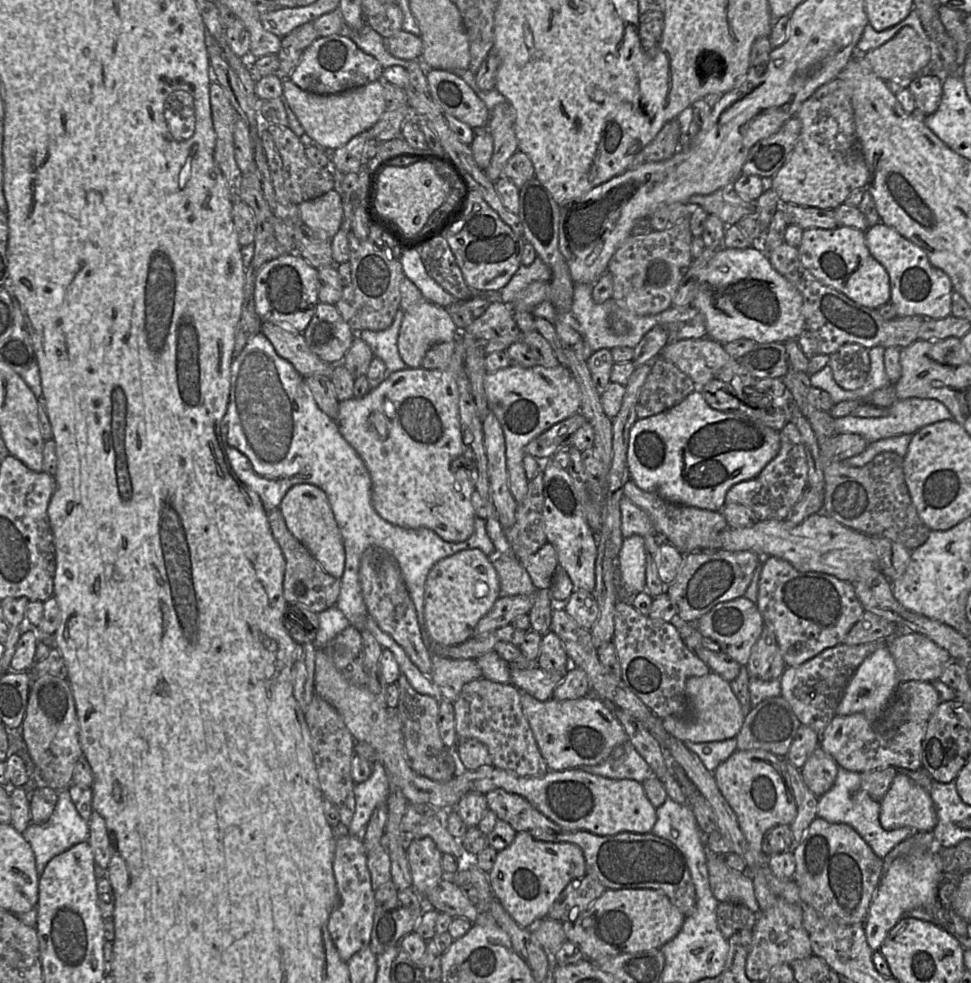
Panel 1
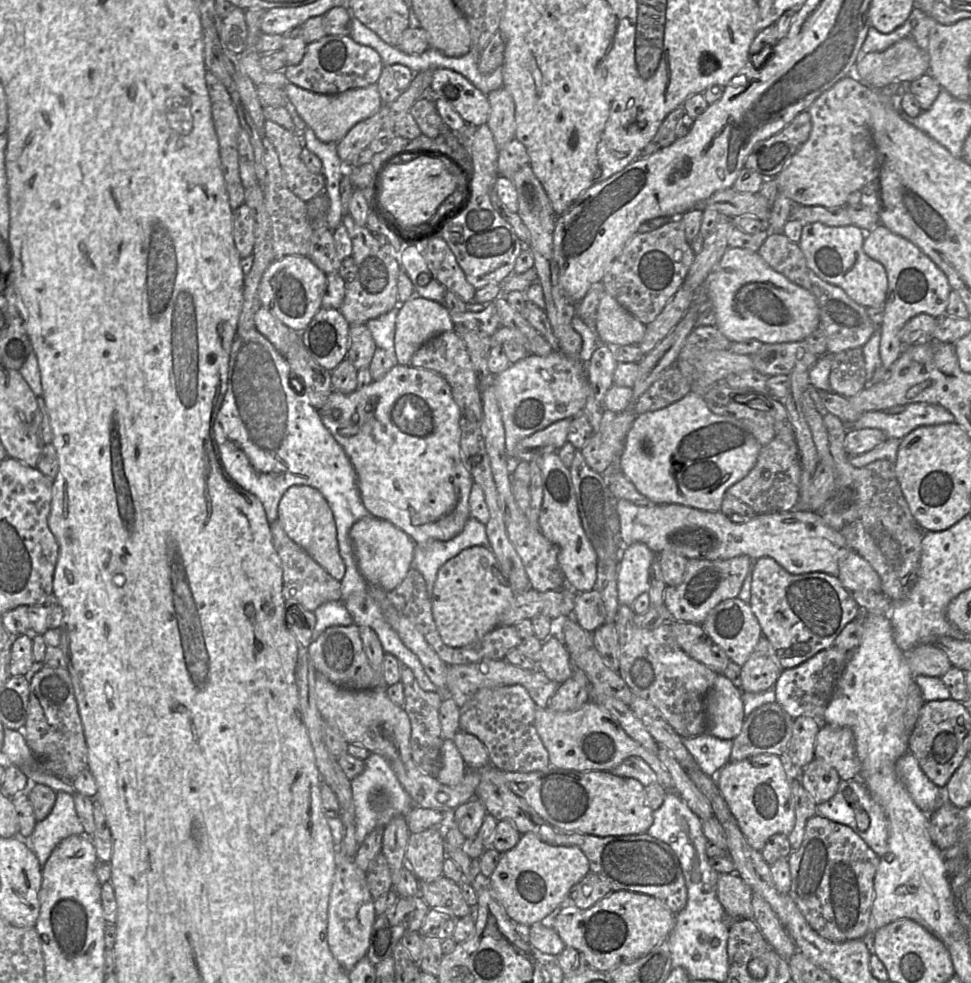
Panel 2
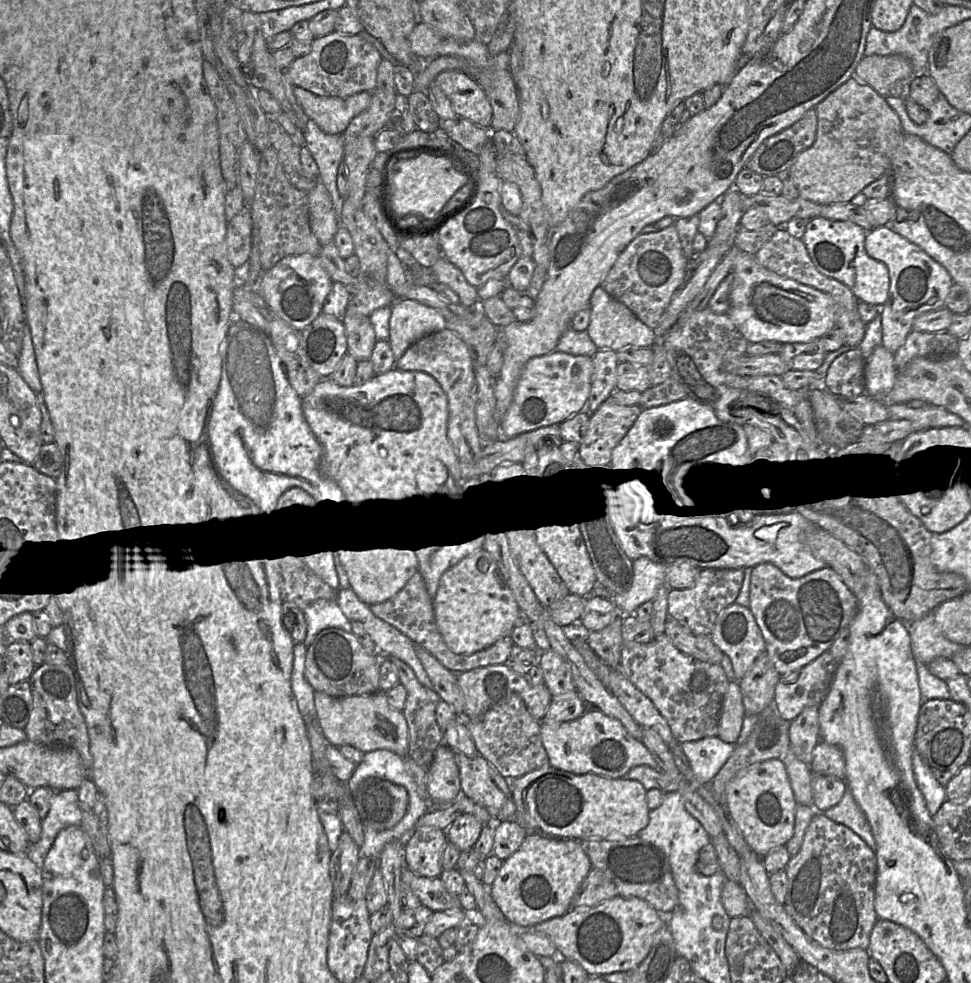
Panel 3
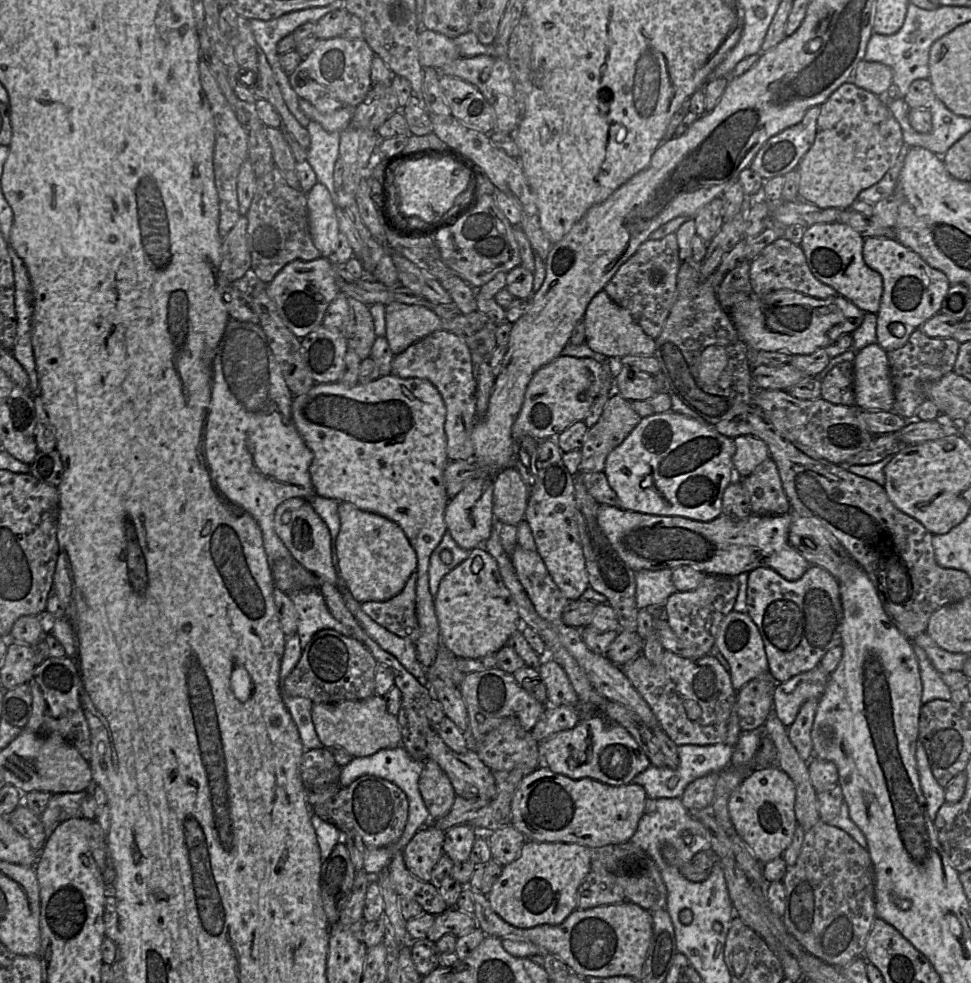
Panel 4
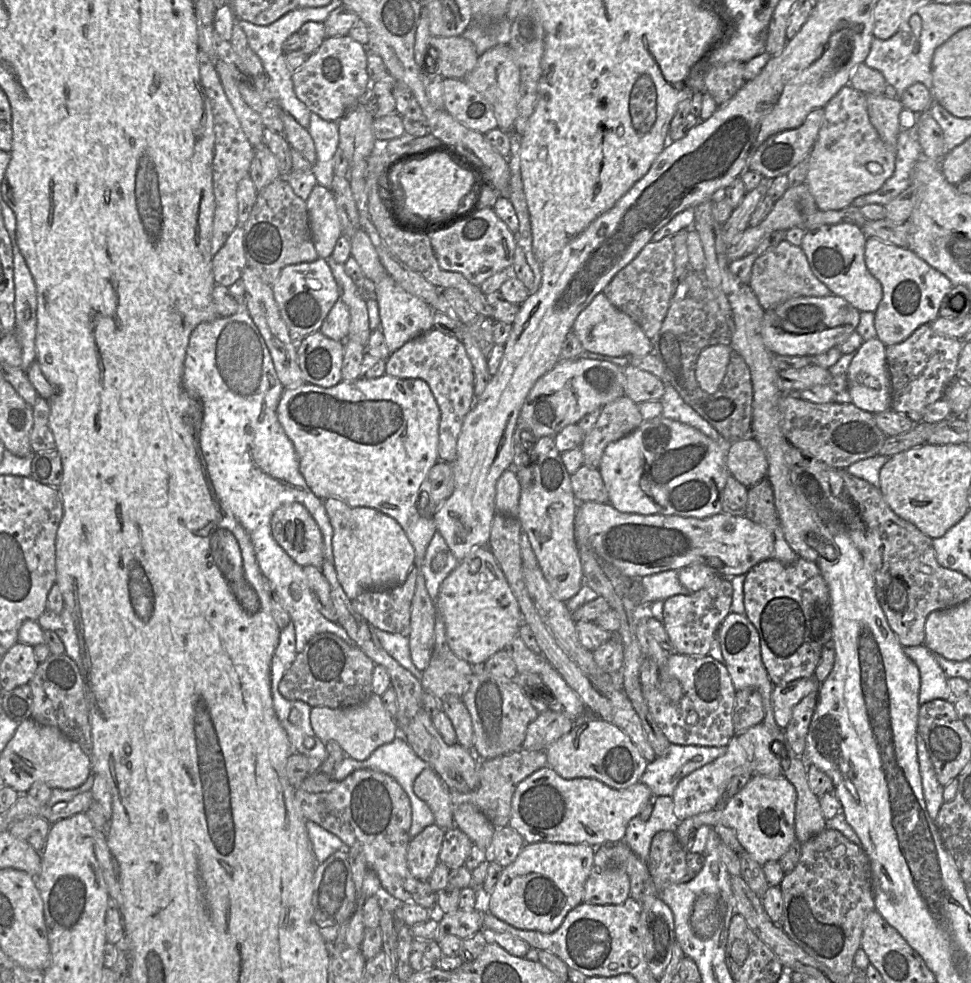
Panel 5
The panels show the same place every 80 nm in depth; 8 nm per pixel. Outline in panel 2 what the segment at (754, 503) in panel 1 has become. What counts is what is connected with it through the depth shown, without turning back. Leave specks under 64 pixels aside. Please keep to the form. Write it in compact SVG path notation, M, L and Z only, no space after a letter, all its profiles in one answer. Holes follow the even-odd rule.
M794 433L778 434L762 447L756 464L747 476L729 487L726 494L744 502L756 514L788 512L798 503L802 470Z

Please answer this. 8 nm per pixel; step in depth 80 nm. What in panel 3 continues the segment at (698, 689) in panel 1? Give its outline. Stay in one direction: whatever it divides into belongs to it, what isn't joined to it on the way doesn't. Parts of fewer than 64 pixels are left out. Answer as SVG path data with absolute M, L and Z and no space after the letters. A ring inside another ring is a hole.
M729 681L722 700L717 737L725 743L736 744L744 718L738 681Z

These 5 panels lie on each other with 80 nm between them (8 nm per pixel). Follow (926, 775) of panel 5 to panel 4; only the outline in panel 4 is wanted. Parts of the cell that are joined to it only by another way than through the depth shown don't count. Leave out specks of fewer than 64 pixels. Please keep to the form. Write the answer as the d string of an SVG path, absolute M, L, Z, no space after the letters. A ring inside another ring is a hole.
M917 740L916 743L916 765L920 780L920 787L926 800L926 807L929 818L933 822L936 818L939 808L944 804L945 788L940 786L932 774L931 767L922 743Z

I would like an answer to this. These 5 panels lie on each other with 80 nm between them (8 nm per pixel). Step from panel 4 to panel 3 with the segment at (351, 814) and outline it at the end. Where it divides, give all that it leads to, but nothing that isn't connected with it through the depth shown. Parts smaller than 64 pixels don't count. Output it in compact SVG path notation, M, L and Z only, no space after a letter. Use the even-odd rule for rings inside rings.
M376 777L364 779L352 797L363 826L376 831L397 825L409 802L403 786Z

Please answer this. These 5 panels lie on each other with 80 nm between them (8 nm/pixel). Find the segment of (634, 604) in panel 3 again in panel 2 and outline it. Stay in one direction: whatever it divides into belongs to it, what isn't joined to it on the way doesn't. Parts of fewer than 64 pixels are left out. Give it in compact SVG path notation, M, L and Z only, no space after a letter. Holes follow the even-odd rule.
M641 542L623 547L617 583L620 605L631 606L641 594L649 591L649 569L655 559L656 554Z

